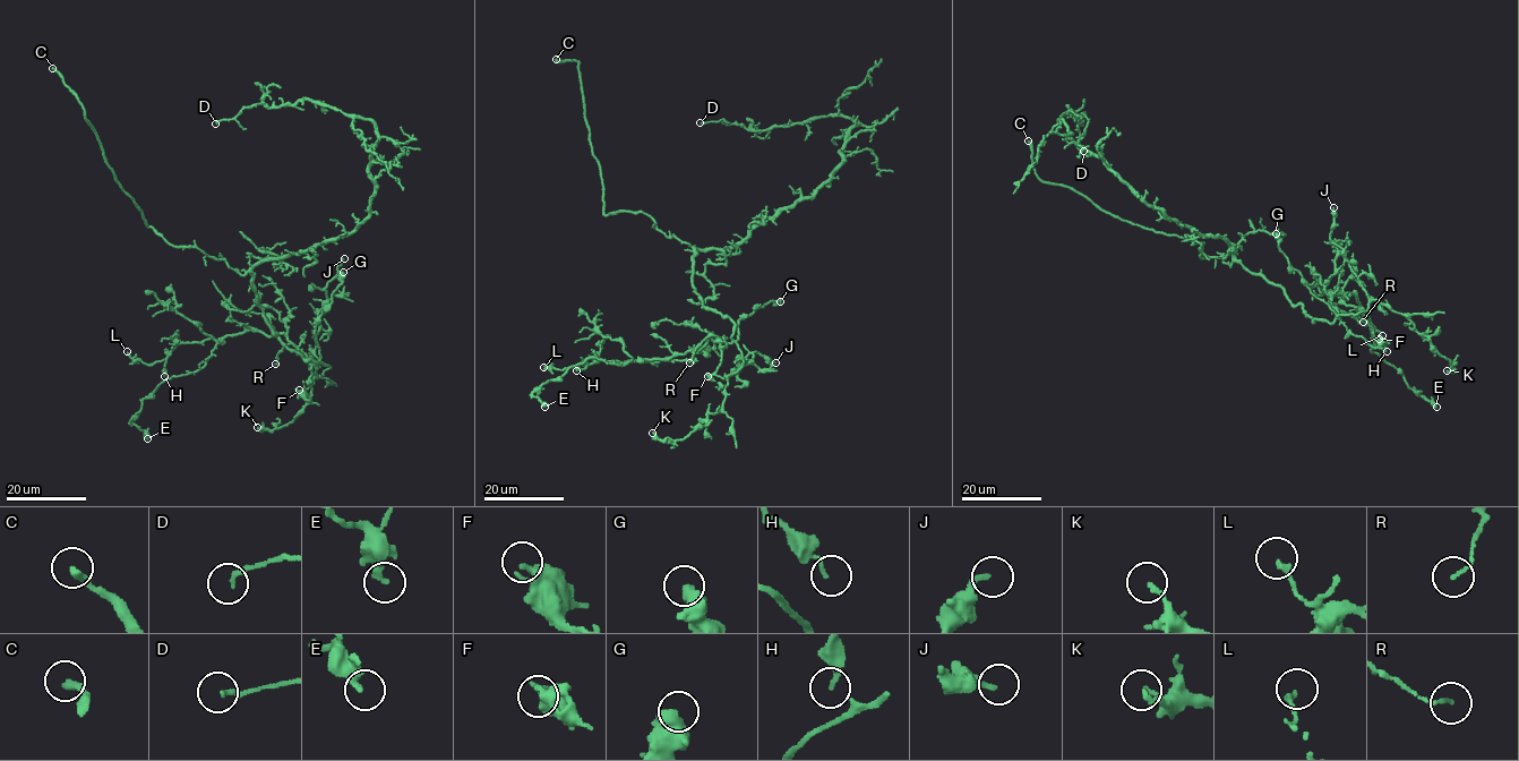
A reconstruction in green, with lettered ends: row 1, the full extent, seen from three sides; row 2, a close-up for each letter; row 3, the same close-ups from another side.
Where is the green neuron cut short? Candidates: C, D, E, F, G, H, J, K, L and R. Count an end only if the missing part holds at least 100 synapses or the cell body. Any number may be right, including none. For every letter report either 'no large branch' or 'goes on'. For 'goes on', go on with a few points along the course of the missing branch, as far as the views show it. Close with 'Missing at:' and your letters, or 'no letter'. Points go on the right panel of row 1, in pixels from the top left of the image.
C: goes on; missing branch runs (1028, 140), (995, 128)
D: no large branch
E: no large branch
F: no large branch
G: no large branch
H: no large branch
J: no large branch
K: no large branch
L: no large branch
R: no large branch
Missing at: C

